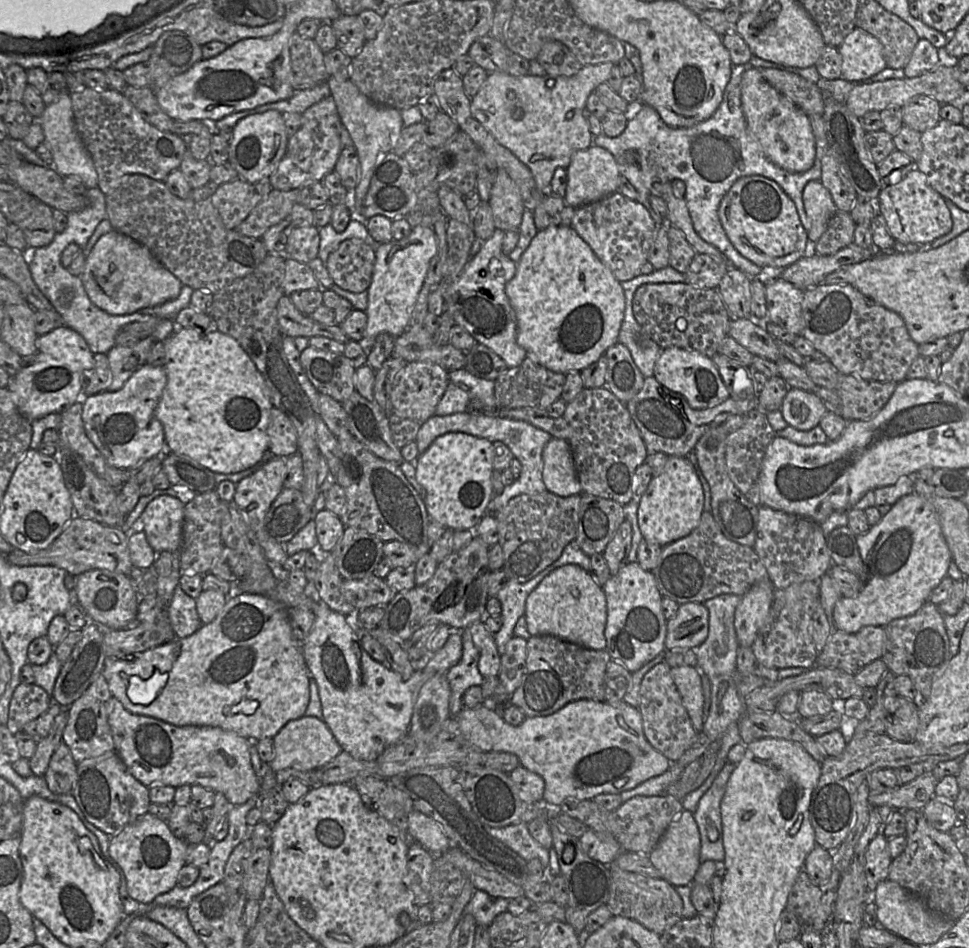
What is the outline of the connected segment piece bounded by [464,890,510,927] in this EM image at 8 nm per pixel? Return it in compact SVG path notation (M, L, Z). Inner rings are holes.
M475 890L464 913L471 914L477 925L489 927L493 919L507 911L509 899L491 896L482 890Z

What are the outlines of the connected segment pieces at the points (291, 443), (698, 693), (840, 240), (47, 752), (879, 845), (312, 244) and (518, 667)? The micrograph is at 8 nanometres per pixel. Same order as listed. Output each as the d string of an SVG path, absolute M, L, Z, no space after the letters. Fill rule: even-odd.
M272 407L267 429L268 450L275 457L287 458L298 452L296 430L281 410Z
M690 666L671 668L671 675L680 693L696 734L703 729L704 696L698 669Z
M837 211L830 218L820 239L810 247L810 251L819 255L835 254L840 249L853 243L856 225L850 212Z
M68 708L55 717L49 734L37 743L33 756L29 759L29 766L36 776L44 776L50 759L63 740L63 731L68 721Z
M878 833L865 852L865 875L868 890L874 891L879 882L887 879L891 862L887 838L882 833Z
M297 226L289 234L284 255L301 263L308 264L318 257L319 228L311 226Z
M513 636L501 655L498 678L509 694L520 685L527 658L527 640Z

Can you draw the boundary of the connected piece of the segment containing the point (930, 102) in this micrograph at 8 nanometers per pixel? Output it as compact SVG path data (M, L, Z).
M918 96L902 107L903 125L924 132L941 120L942 104L929 96Z

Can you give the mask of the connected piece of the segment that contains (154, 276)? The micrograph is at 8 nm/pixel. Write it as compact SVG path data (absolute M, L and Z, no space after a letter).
M115 229L95 243L80 278L90 300L110 315L128 315L176 299L183 285L147 247Z

